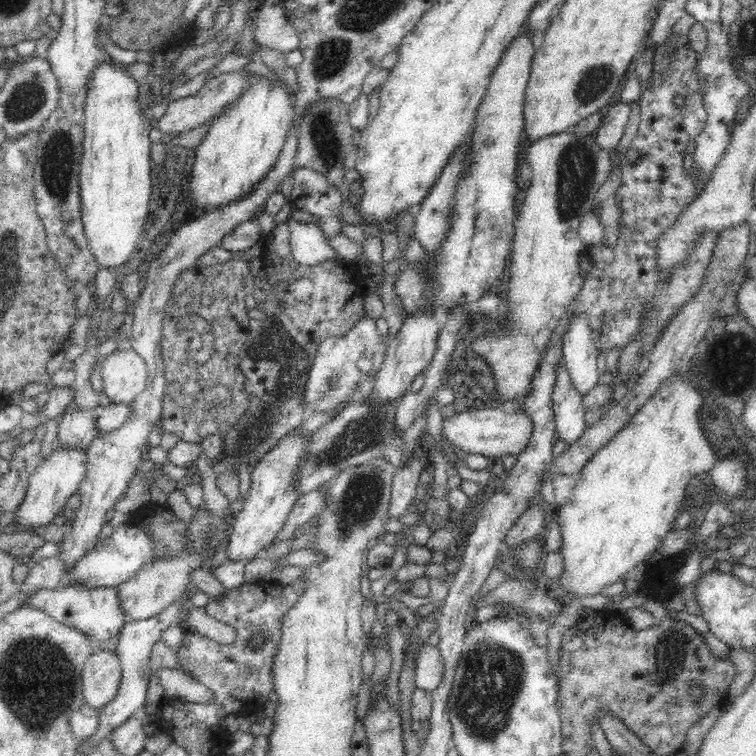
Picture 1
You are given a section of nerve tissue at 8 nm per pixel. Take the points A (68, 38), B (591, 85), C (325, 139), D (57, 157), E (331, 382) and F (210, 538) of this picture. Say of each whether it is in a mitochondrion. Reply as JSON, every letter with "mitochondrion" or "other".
{"A":"other","B":"mitochondrion","C":"mitochondrion","D":"mitochondrion","E":"mitochondrion","F":"mitochondrion"}

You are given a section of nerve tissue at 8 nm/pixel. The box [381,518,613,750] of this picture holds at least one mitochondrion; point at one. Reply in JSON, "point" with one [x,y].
{"point":[492,678]}

